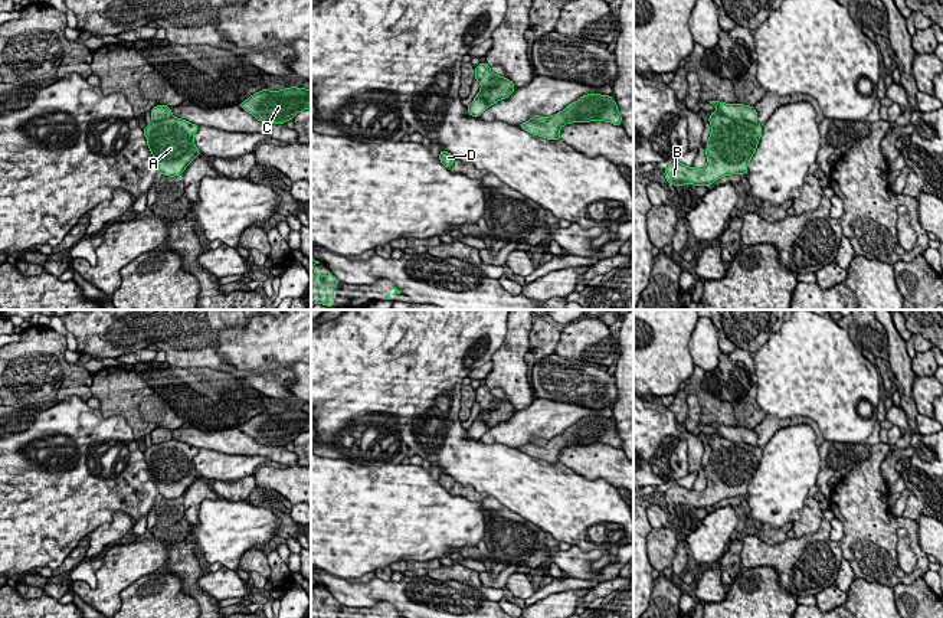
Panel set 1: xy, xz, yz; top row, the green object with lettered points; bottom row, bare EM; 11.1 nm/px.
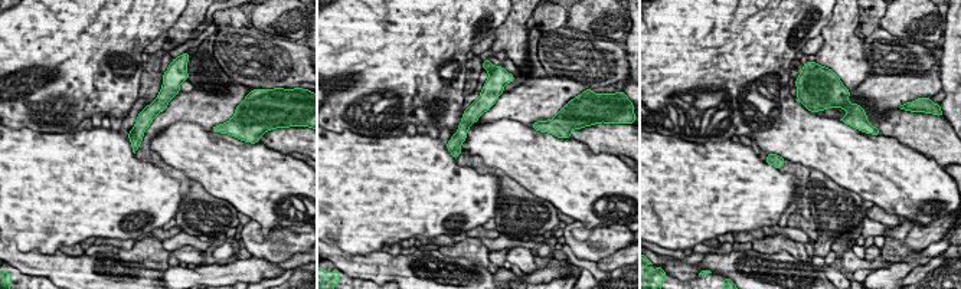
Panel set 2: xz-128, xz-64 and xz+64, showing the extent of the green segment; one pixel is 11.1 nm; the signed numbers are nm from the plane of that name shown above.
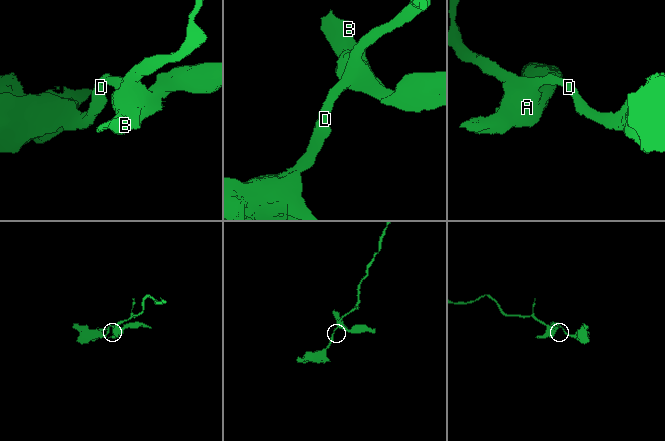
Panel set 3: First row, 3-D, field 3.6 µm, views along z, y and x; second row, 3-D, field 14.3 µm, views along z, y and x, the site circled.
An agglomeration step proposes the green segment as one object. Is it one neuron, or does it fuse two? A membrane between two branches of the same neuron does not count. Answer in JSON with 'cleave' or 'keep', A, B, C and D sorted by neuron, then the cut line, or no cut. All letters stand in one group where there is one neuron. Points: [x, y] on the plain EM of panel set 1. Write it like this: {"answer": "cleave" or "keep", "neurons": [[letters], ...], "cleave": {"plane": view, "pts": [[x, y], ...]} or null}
{"answer": "cleave", "neurons": [["A", "B", "C"], ["D"]], "cleave": {"plane": "yz", "pts": [[717, 434], [732, 441], [745, 441], [756, 447]]}}

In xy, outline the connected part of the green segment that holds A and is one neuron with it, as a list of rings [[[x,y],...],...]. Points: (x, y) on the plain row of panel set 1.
[[[171,439],[145,448],[144,458],[153,481],[163,498],[183,497],[186,490],[202,478],[193,458],[199,448]]]

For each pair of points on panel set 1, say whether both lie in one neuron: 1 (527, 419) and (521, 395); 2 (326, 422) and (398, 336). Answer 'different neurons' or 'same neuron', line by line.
1: different neurons
2: same neuron

